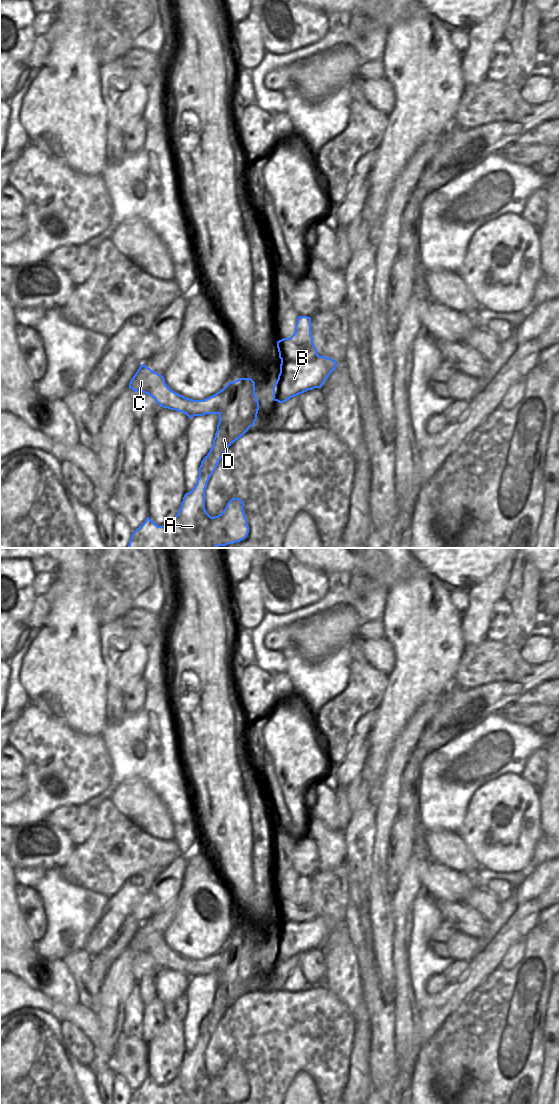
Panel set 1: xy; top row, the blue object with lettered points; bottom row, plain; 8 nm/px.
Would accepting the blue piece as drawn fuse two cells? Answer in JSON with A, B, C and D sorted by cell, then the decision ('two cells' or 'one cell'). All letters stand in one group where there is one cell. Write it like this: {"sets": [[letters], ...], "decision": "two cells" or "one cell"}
{"sets": [["A", "D"], ["B", "C"]], "decision": "two cells"}

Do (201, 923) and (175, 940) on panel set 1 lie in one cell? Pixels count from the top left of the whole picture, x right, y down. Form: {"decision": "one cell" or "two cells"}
{"decision": "one cell"}

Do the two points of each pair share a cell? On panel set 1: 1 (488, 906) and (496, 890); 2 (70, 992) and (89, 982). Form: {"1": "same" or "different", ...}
{"1": "different", "2": "different"}

